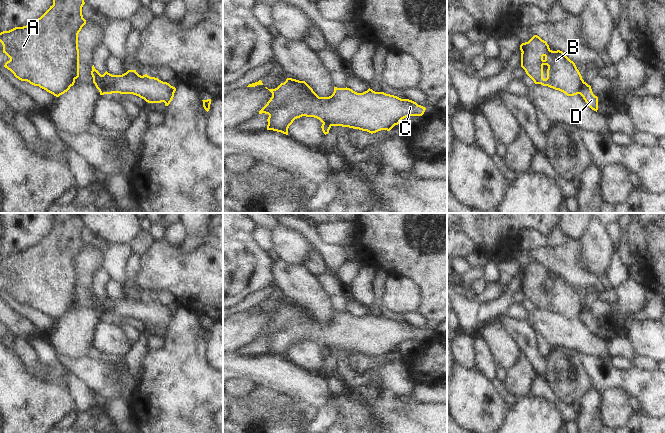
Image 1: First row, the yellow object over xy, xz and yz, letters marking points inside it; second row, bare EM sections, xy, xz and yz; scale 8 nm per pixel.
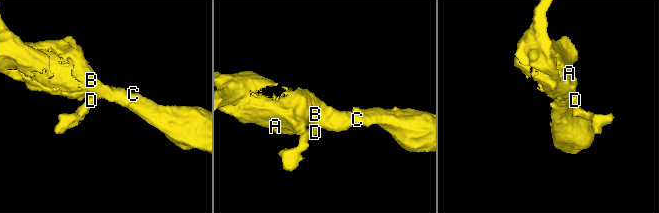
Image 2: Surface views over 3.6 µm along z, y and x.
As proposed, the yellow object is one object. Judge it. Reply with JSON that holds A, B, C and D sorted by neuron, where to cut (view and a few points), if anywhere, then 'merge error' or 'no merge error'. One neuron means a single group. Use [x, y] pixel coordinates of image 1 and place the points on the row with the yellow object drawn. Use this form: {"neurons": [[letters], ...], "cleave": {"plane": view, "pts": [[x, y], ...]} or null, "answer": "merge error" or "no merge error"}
{"neurons": [["A", "B", "C"], ["D"]], "cleave": {"plane": "yz", "pts": [[583, 80], [579, 93]]}, "answer": "merge error"}

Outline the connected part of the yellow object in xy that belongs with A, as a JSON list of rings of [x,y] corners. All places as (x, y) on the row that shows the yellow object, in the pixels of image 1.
[[[53,0],[53,5],[36,21],[23,27],[1,32],[0,42],[3,45],[3,53],[10,58],[4,67],[19,80],[39,86],[56,97],[67,92],[79,77],[78,34],[86,24],[82,15],[84,4],[84,0]]]

